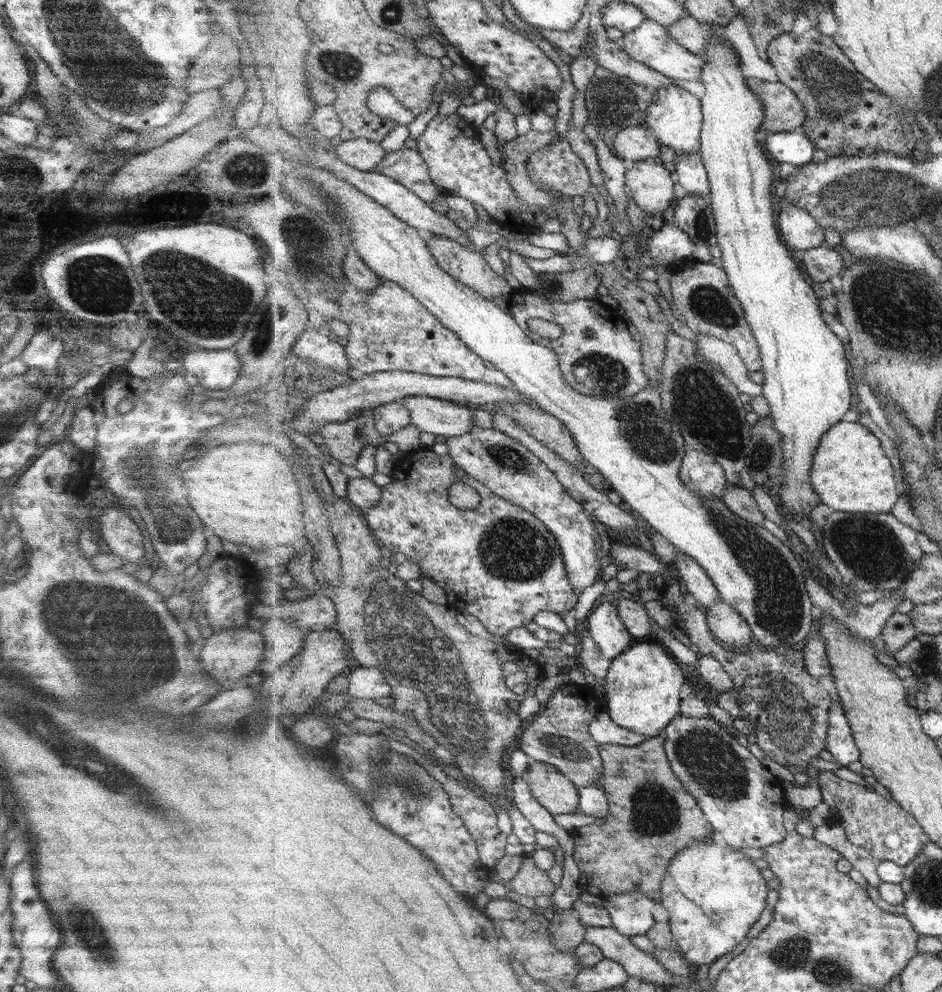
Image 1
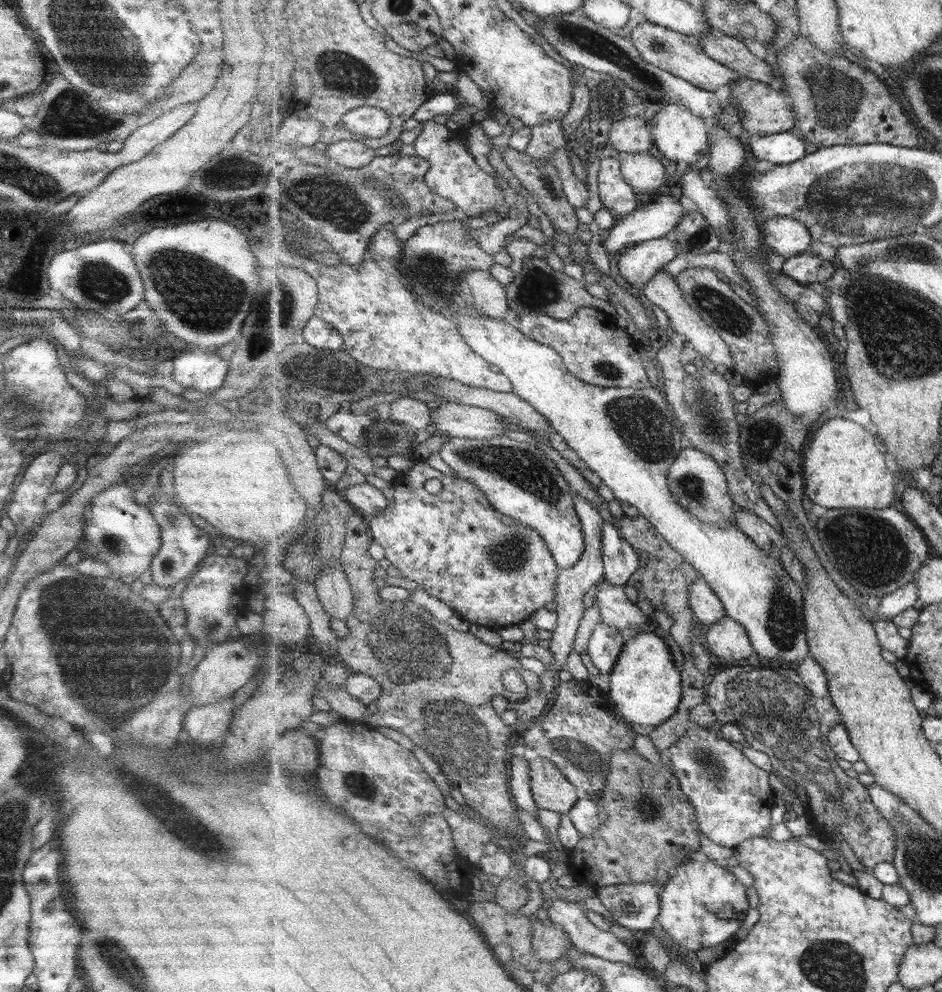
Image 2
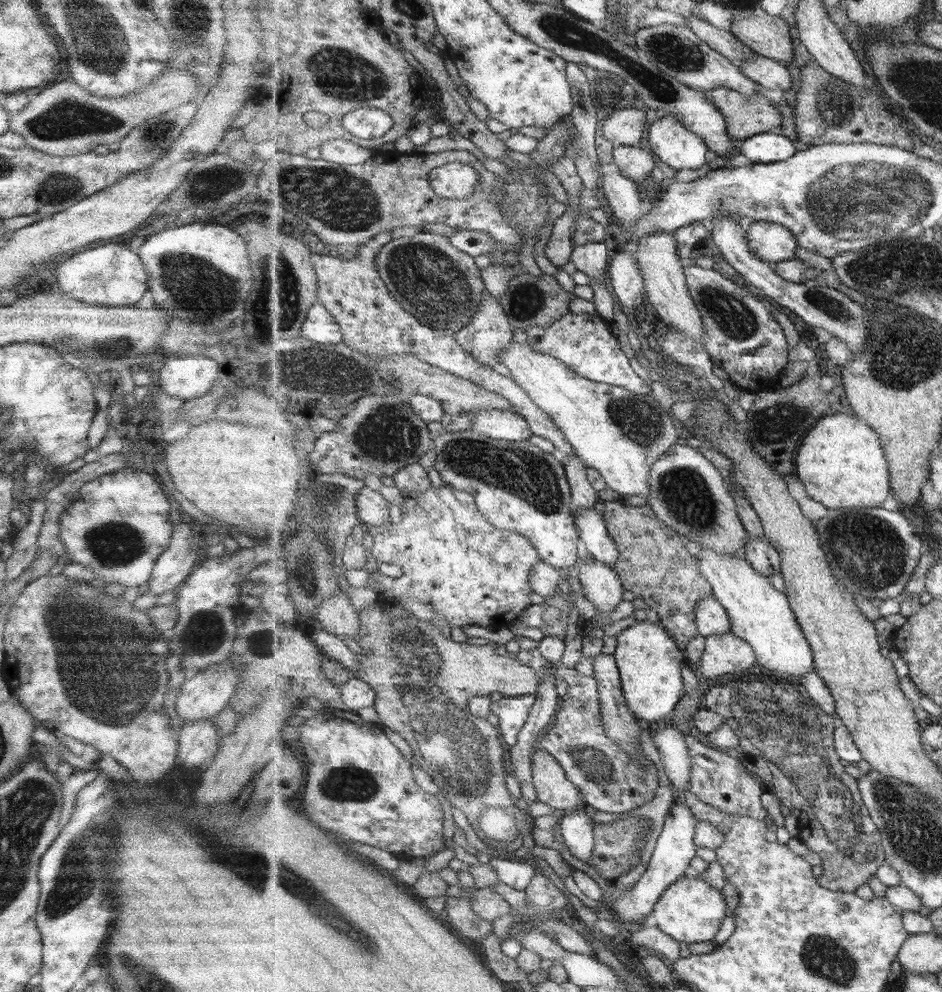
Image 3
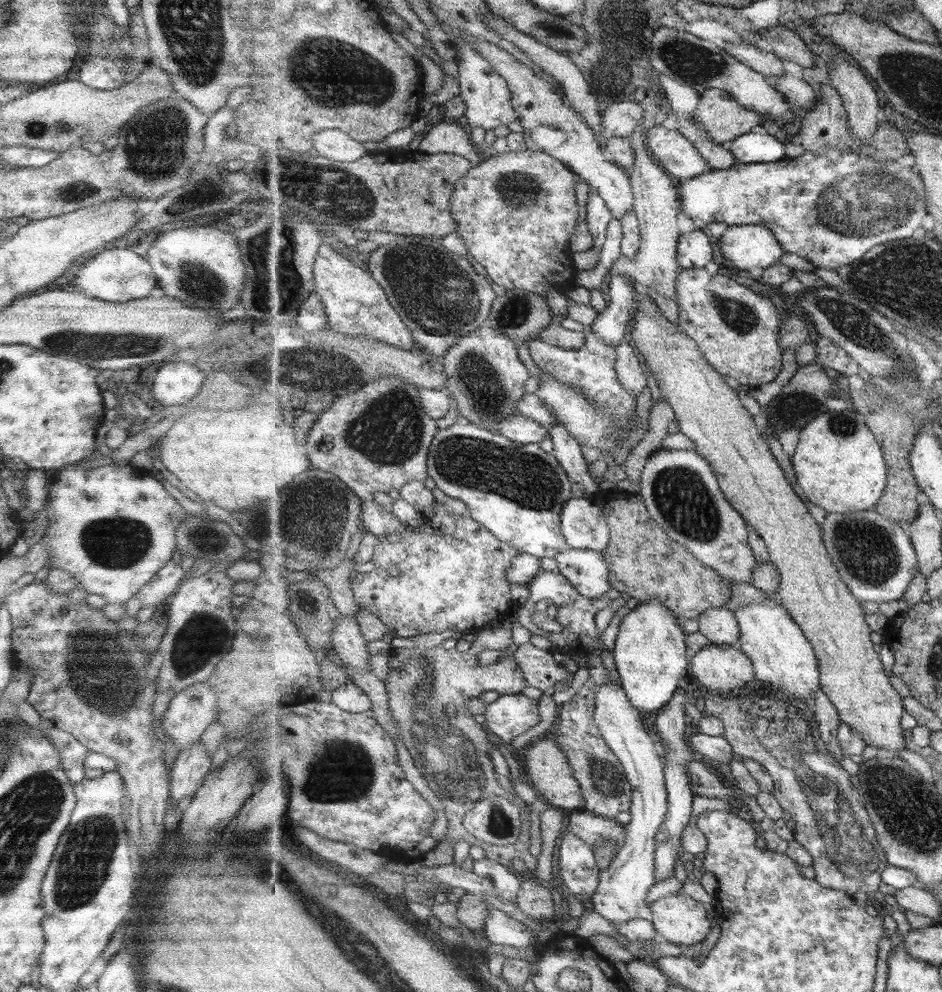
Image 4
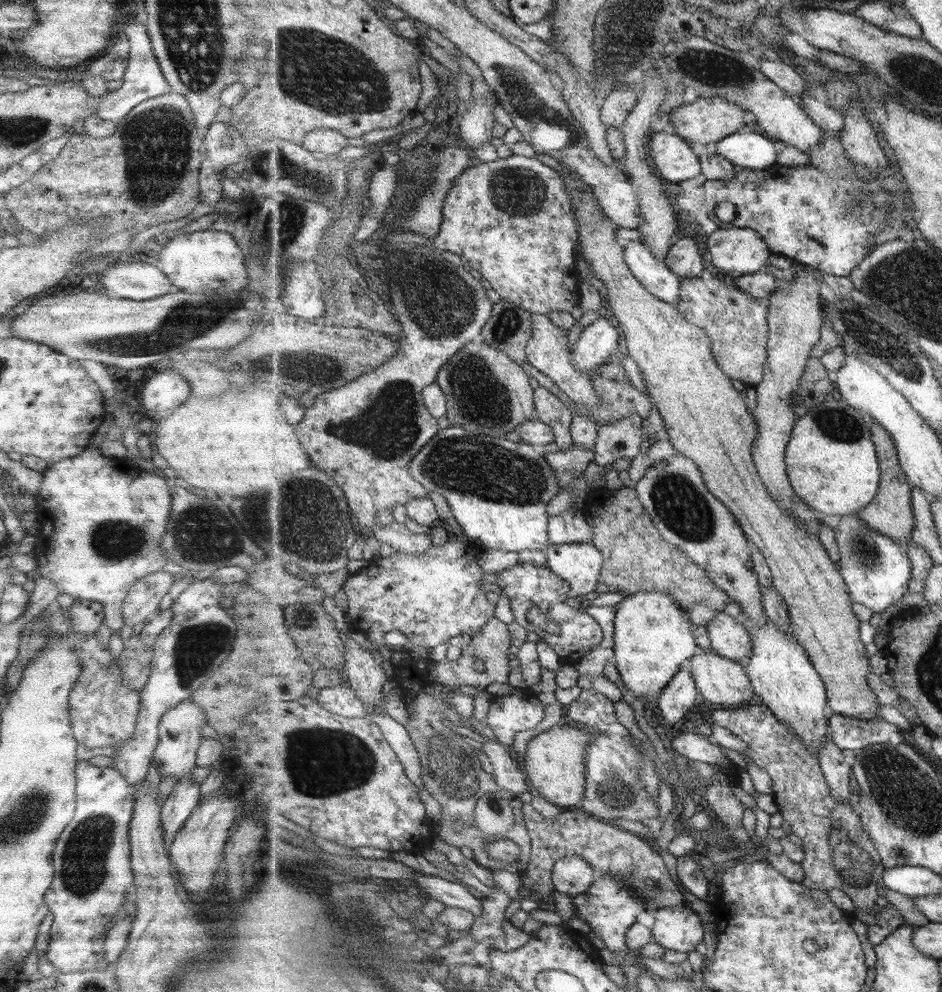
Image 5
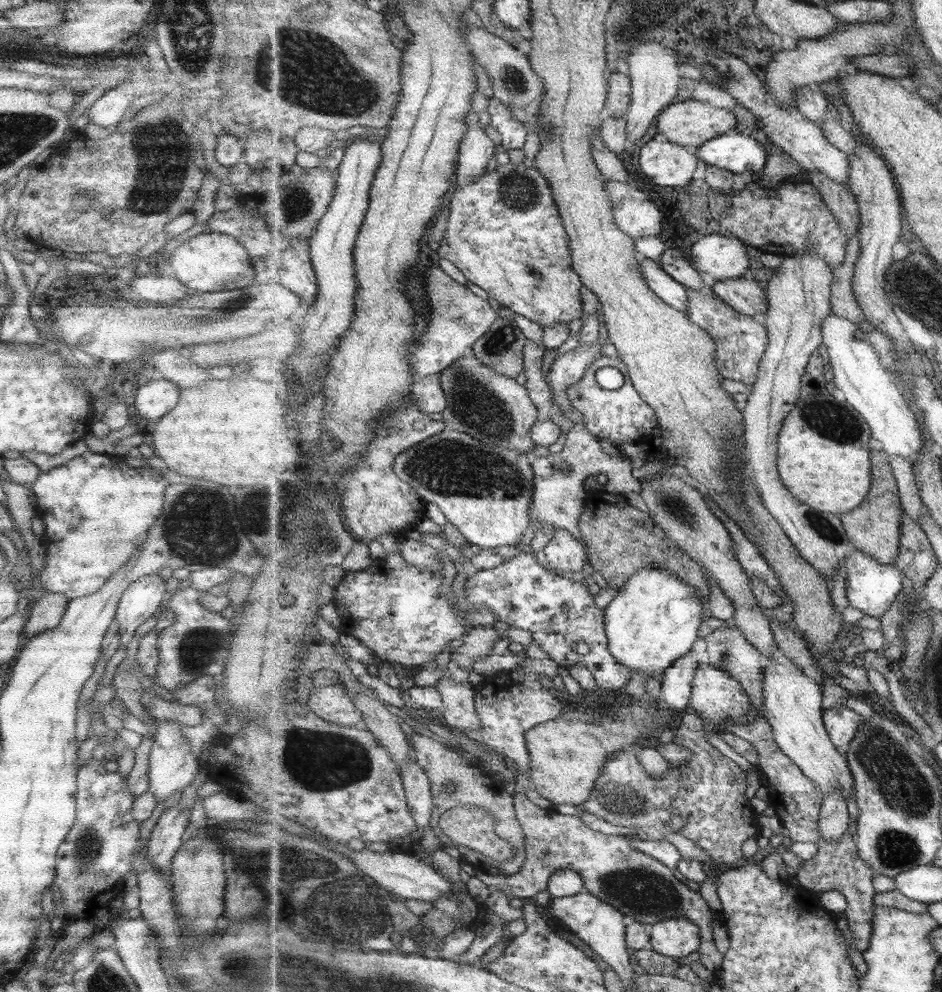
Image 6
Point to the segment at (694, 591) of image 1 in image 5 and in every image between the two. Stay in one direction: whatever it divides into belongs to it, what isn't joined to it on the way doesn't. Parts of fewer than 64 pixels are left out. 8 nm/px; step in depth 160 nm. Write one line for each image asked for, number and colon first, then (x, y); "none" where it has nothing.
2: (707, 606)
3: (713, 619)
4: (720, 625)
5: (730, 637)

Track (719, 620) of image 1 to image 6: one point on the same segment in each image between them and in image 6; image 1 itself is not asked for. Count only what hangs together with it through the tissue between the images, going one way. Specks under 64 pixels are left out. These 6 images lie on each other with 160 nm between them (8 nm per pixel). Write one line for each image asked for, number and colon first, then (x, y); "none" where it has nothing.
2: (728, 640)
3: (728, 654)
4: (723, 668)
5: (724, 683)
6: (717, 696)

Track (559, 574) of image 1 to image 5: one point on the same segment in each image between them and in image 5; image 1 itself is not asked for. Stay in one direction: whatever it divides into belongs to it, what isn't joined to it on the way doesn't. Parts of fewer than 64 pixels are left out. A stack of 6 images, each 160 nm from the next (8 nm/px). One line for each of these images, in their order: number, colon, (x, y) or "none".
2: (492, 570)
3: (469, 570)
4: (452, 569)
5: (432, 597)

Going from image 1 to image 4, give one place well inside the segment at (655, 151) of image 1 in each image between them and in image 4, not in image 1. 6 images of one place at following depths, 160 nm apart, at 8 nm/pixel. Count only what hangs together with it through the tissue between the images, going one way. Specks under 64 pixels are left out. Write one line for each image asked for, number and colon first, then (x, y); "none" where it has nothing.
2: (633, 134)
3: (626, 126)
4: (621, 118)

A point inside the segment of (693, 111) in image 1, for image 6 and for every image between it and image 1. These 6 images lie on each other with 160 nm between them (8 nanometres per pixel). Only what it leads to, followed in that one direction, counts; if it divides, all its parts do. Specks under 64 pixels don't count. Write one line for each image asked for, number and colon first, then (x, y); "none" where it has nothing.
2: (680, 136)
3: (674, 144)
4: (678, 156)
5: (675, 160)
6: (667, 164)

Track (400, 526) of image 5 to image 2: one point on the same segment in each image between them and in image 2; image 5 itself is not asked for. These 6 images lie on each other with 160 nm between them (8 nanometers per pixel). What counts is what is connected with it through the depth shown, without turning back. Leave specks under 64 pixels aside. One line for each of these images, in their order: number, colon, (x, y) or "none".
2: (368, 500)
3: (373, 508)
4: (377, 520)

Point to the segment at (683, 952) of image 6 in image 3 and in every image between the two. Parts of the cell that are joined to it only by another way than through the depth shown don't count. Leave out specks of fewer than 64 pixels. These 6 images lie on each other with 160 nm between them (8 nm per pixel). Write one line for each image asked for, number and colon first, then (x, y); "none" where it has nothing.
3: (690, 910)
4: (680, 919)
5: (678, 928)

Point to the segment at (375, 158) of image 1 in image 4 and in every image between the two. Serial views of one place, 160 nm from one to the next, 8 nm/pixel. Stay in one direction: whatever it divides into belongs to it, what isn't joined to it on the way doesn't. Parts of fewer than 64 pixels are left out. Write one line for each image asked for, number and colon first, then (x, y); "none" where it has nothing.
2: (351, 154)
3: (341, 151)
4: (336, 145)

